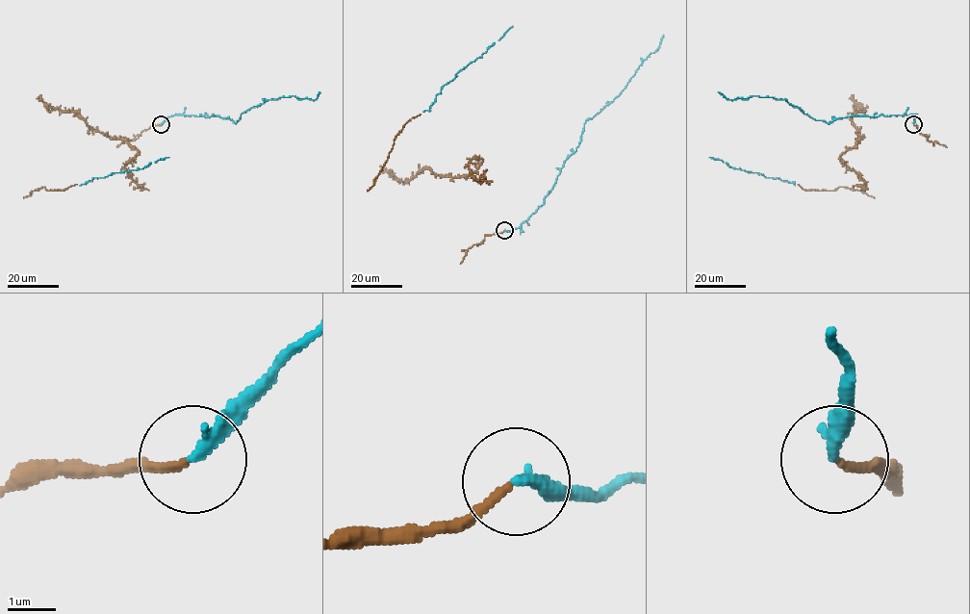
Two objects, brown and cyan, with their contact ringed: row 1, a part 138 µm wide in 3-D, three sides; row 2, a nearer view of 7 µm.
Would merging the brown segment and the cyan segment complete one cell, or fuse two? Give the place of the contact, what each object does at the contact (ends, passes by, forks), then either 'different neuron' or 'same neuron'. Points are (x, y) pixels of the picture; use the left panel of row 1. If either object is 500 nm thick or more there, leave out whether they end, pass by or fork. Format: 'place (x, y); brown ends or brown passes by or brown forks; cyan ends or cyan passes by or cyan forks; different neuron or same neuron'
place (161, 124); brown ends; cyan ends; same neuron

